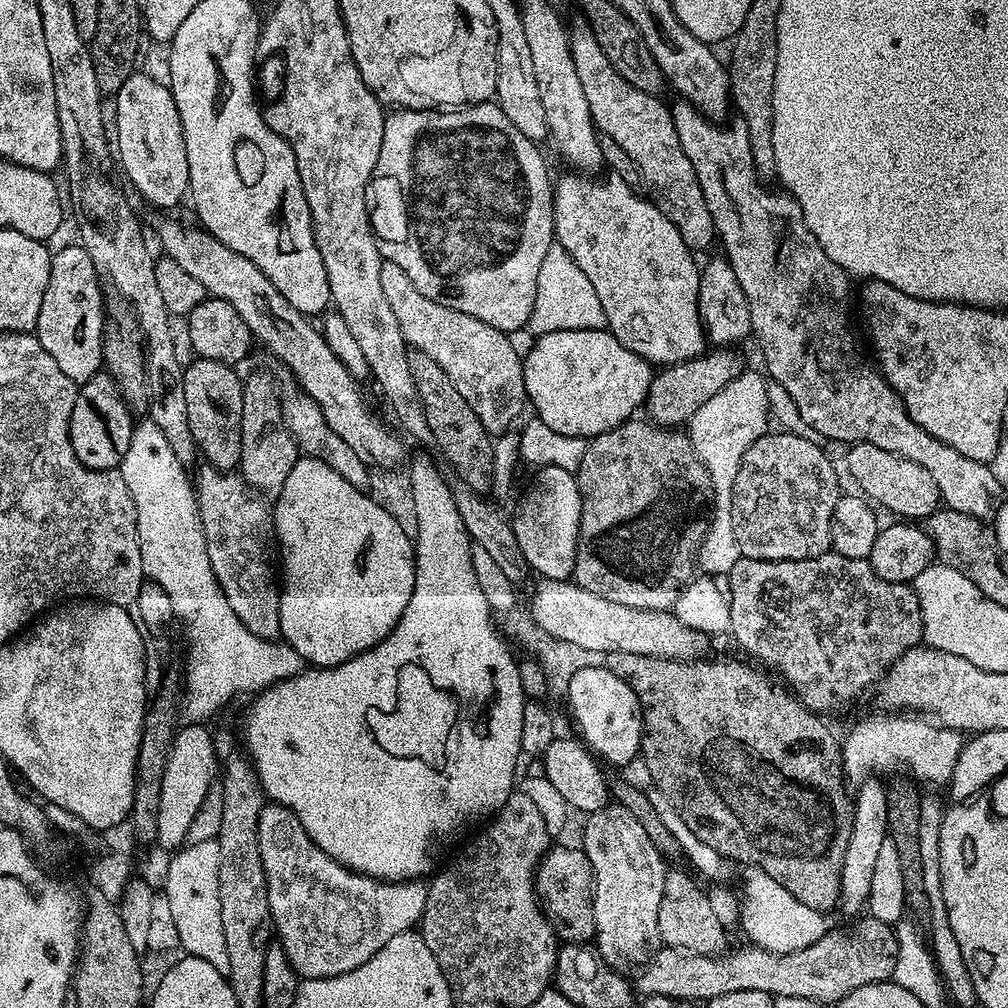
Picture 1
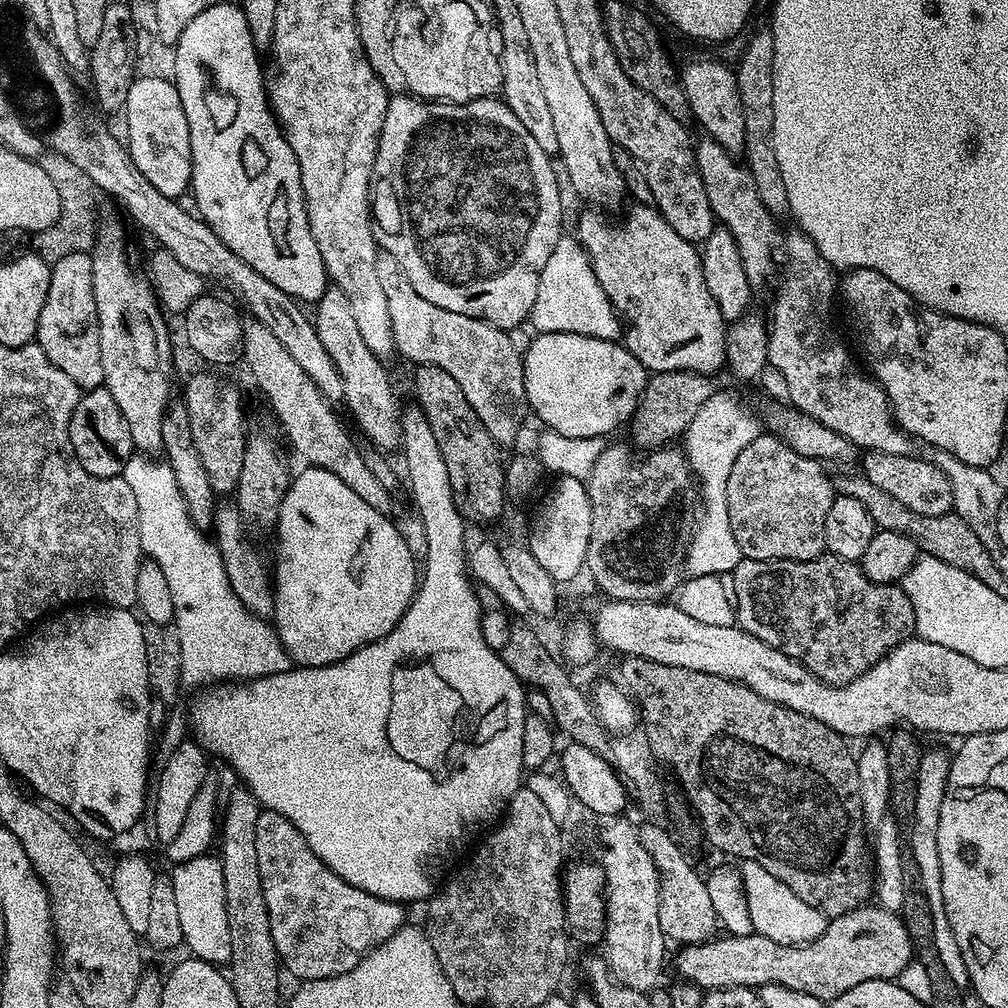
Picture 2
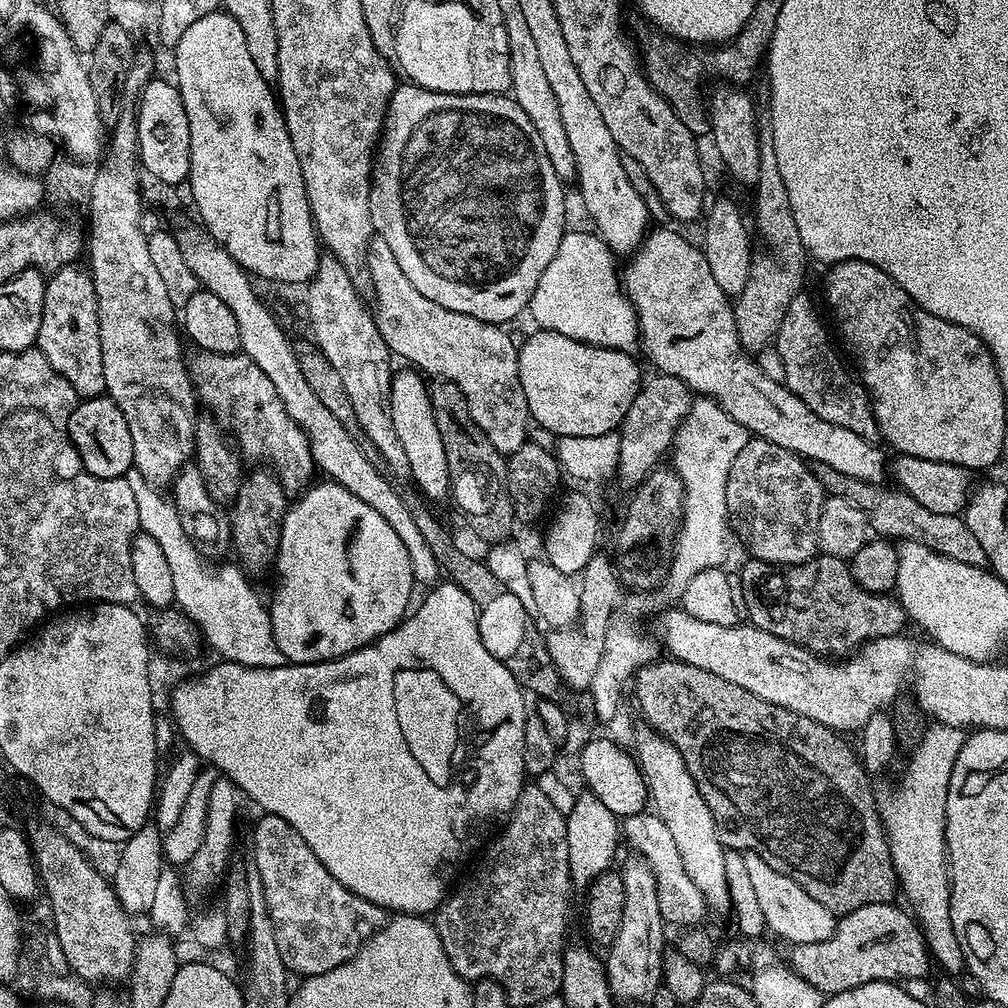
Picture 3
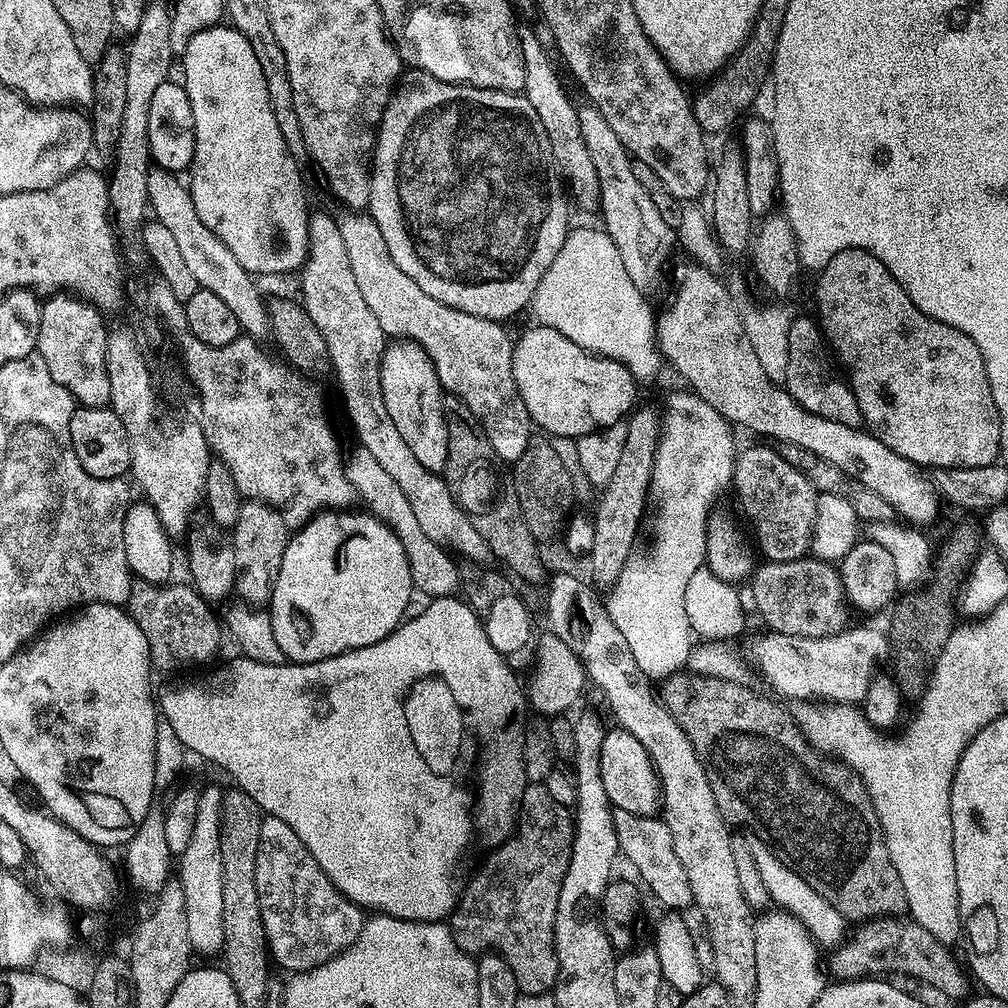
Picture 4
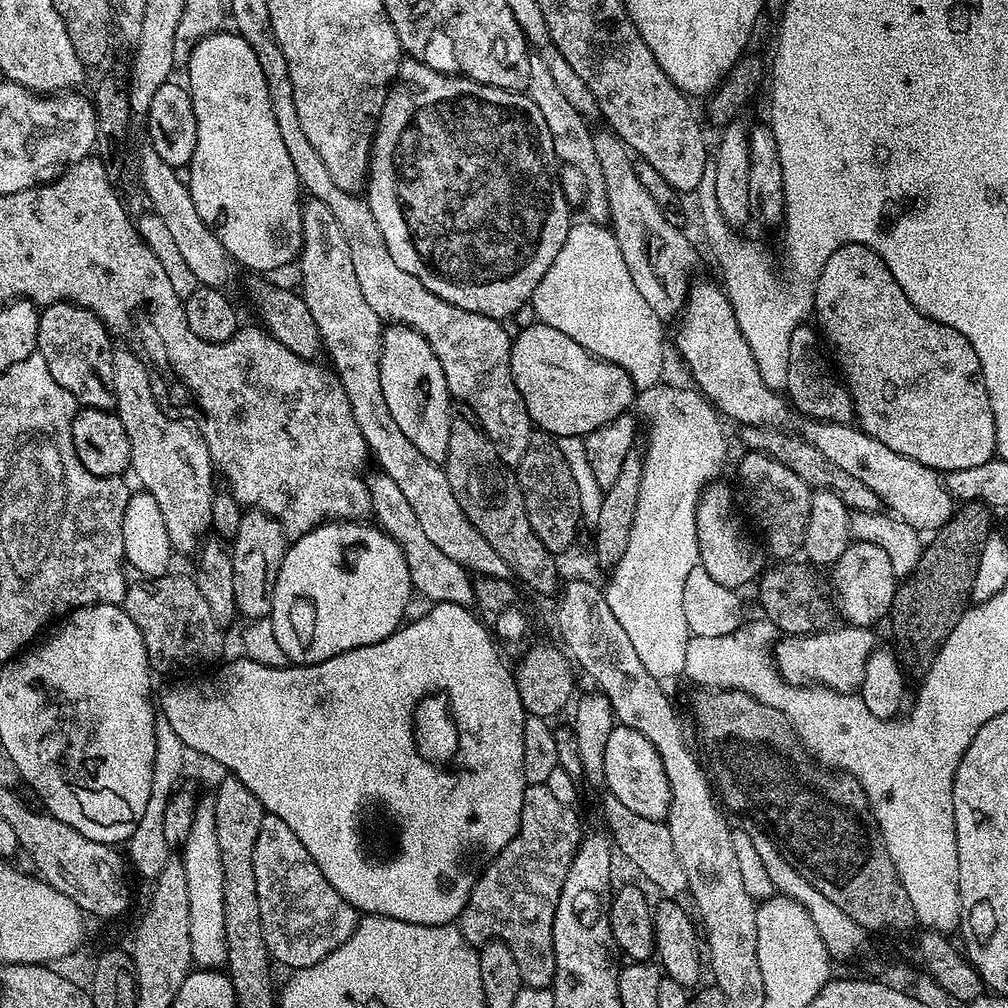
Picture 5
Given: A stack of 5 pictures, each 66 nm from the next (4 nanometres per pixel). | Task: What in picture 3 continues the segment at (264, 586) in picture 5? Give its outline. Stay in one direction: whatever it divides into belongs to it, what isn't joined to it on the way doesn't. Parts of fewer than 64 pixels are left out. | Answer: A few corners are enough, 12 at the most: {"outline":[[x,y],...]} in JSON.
{"outline":[[268,470],[247,473],[230,508],[234,556],[269,571],[289,497]]}

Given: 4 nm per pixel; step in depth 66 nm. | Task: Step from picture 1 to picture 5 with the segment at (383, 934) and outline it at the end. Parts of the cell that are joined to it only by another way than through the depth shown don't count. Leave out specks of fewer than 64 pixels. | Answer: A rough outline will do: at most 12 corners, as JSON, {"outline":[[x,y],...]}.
{"outline":[[266,814],[254,882],[268,955],[314,966],[356,909],[298,834]]}

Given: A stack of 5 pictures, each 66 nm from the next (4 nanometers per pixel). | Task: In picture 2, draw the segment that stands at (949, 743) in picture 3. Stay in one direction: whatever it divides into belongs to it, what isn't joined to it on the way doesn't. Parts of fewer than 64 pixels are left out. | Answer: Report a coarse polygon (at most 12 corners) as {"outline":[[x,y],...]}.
{"outline":[[925,751],[916,781],[912,860],[928,895],[934,946],[950,978],[970,986],[942,902],[938,818],[949,753]]}

